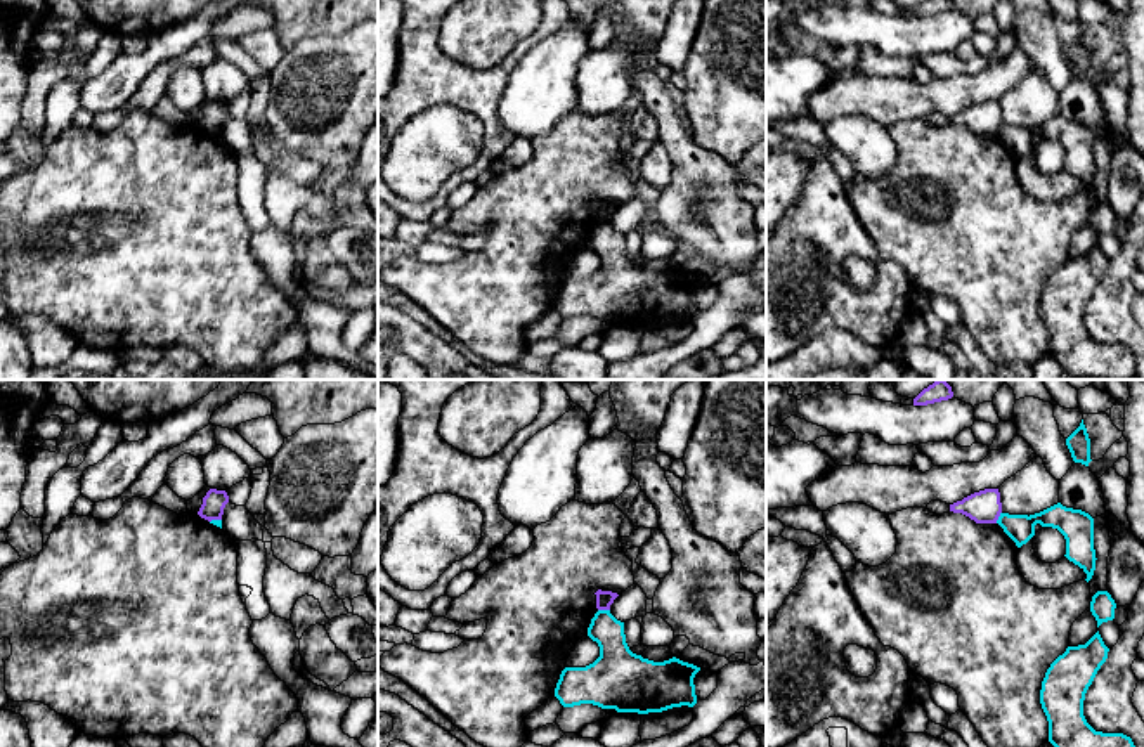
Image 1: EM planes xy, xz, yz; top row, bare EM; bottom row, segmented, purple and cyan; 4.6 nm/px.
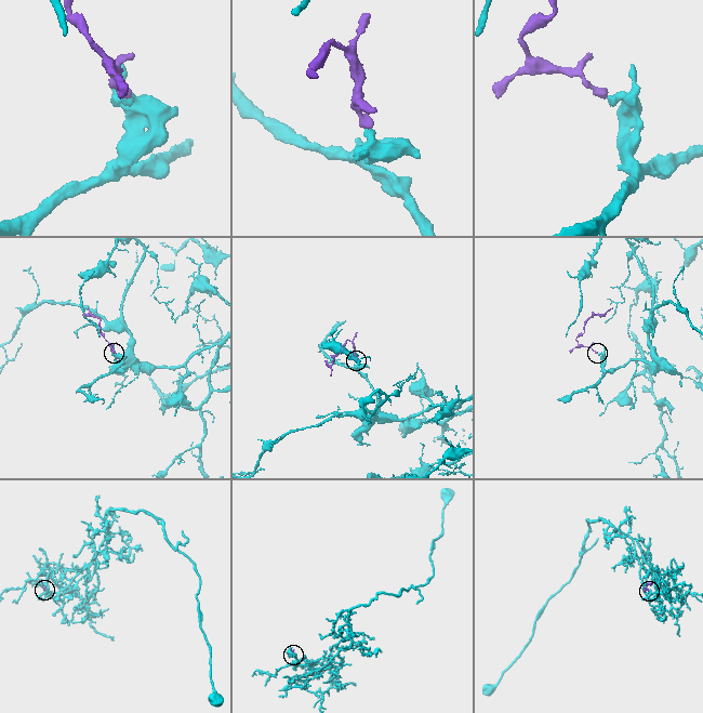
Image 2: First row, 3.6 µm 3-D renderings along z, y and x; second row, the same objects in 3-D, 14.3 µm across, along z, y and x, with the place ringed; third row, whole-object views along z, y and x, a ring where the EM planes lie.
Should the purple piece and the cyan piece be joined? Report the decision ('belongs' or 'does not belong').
does not belong

